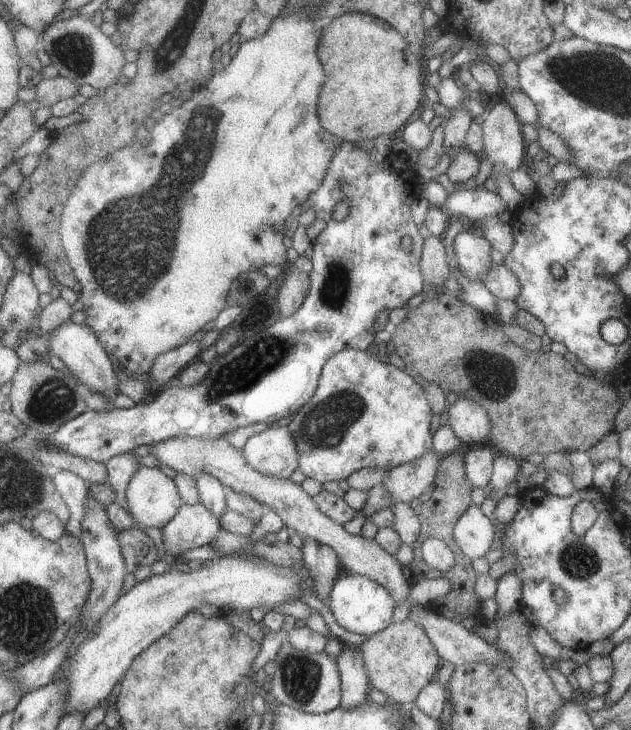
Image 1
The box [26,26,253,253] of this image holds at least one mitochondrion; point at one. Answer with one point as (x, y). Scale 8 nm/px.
(73, 50)

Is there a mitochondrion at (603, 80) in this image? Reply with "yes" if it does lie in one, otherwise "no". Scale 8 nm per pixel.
yes

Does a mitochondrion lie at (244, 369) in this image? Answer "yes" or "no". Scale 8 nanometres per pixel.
yes

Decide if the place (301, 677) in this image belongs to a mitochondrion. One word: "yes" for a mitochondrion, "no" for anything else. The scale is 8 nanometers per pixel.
yes

